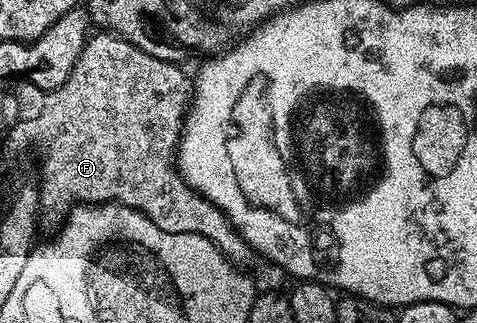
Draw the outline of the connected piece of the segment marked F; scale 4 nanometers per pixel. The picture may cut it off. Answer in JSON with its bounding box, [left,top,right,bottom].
[28,31,254,267]

